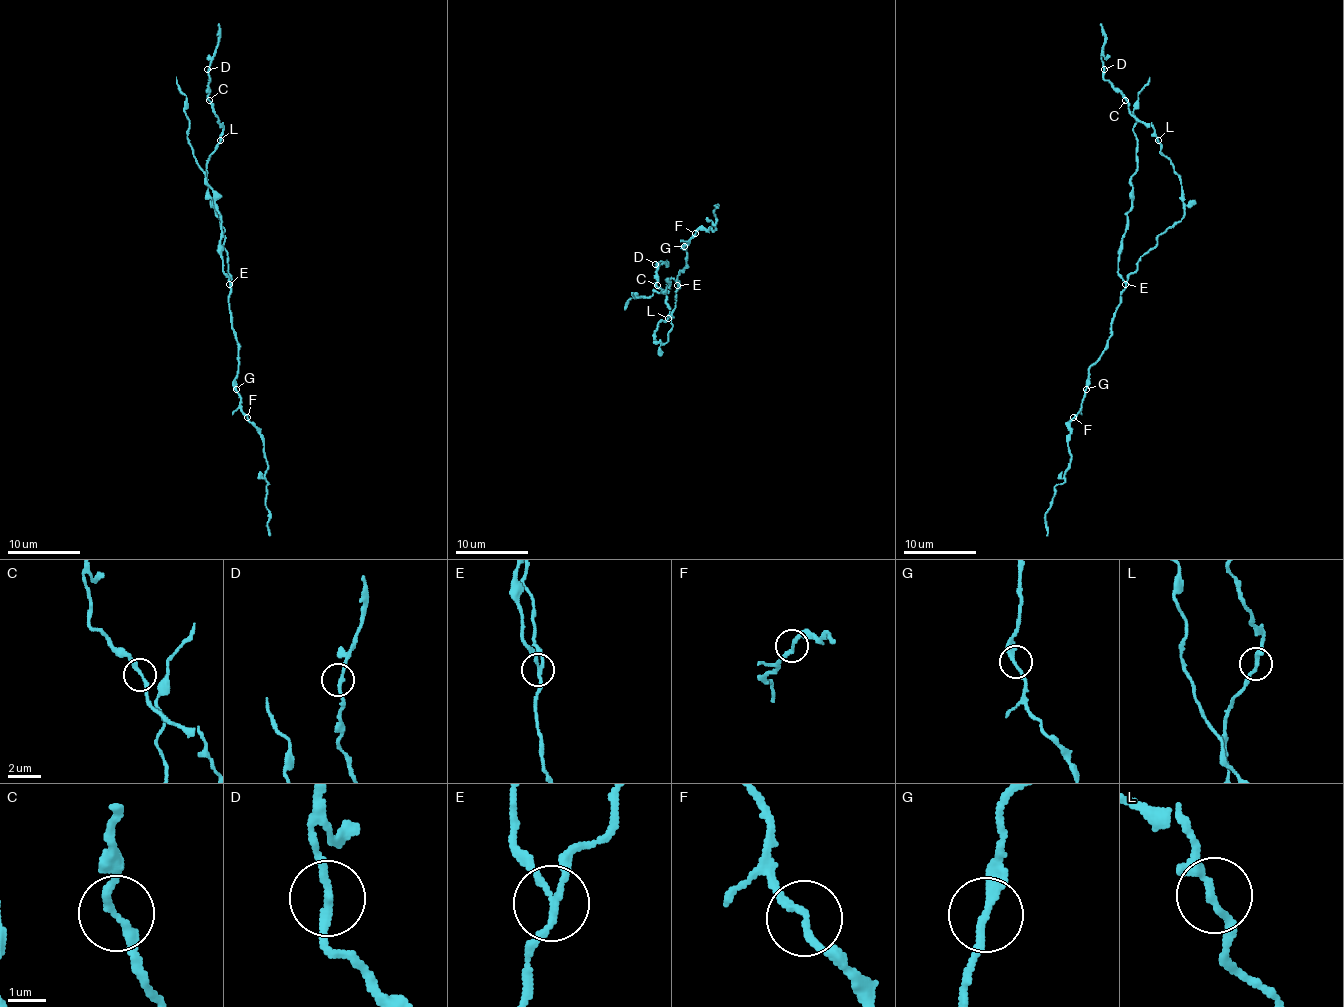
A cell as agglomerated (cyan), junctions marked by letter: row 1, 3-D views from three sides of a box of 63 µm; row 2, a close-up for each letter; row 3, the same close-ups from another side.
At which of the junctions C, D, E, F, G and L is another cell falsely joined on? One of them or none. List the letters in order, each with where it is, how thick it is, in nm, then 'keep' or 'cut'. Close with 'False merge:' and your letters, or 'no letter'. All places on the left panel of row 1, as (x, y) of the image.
C: (209, 100) | 220 nm | keep
D: (207, 69) | 200 nm | keep
E: (229, 284) | 170 nm | cut
F: (247, 417) | 190 nm | keep
G: (236, 389) | 240 nm | keep
L: (220, 140) | 190 nm | keep
False merge: E

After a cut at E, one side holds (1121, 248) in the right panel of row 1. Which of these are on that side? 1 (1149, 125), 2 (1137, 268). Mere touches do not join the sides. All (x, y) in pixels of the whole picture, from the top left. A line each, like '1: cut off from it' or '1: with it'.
1: cut off from it
2: cut off from it

